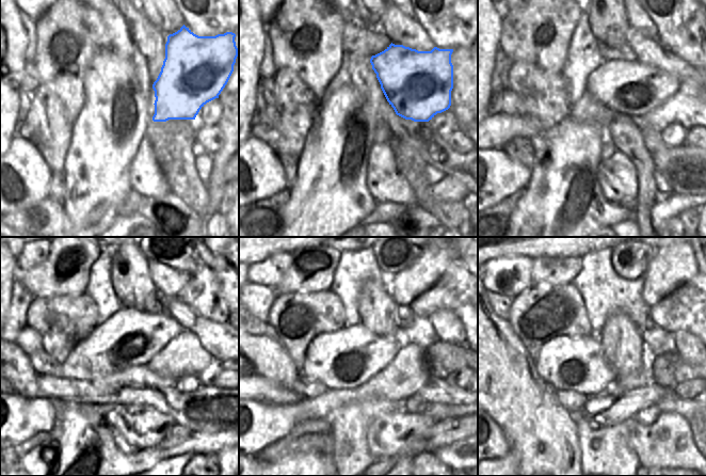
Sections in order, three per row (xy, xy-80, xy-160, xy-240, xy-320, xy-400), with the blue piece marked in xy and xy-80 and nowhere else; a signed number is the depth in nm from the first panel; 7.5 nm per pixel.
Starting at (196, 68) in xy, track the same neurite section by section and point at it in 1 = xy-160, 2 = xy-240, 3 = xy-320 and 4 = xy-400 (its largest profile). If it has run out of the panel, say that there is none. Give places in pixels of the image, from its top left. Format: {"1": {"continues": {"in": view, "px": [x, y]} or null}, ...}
{"1": {"continues": {"in": "xy-160", "px": [632, 89]}}, "2": {"continues": {"in": "xy-240", "px": [130, 337]}}, "3": {"continues": {"in": "xy-320", "px": [351, 356]}}, "4": {"continues": {"in": "xy-400", "px": [565, 363]}}}

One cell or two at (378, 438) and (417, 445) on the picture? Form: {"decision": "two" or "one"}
{"decision": "two"}

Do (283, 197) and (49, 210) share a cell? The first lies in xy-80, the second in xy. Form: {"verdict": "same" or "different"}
{"verdict": "same"}

